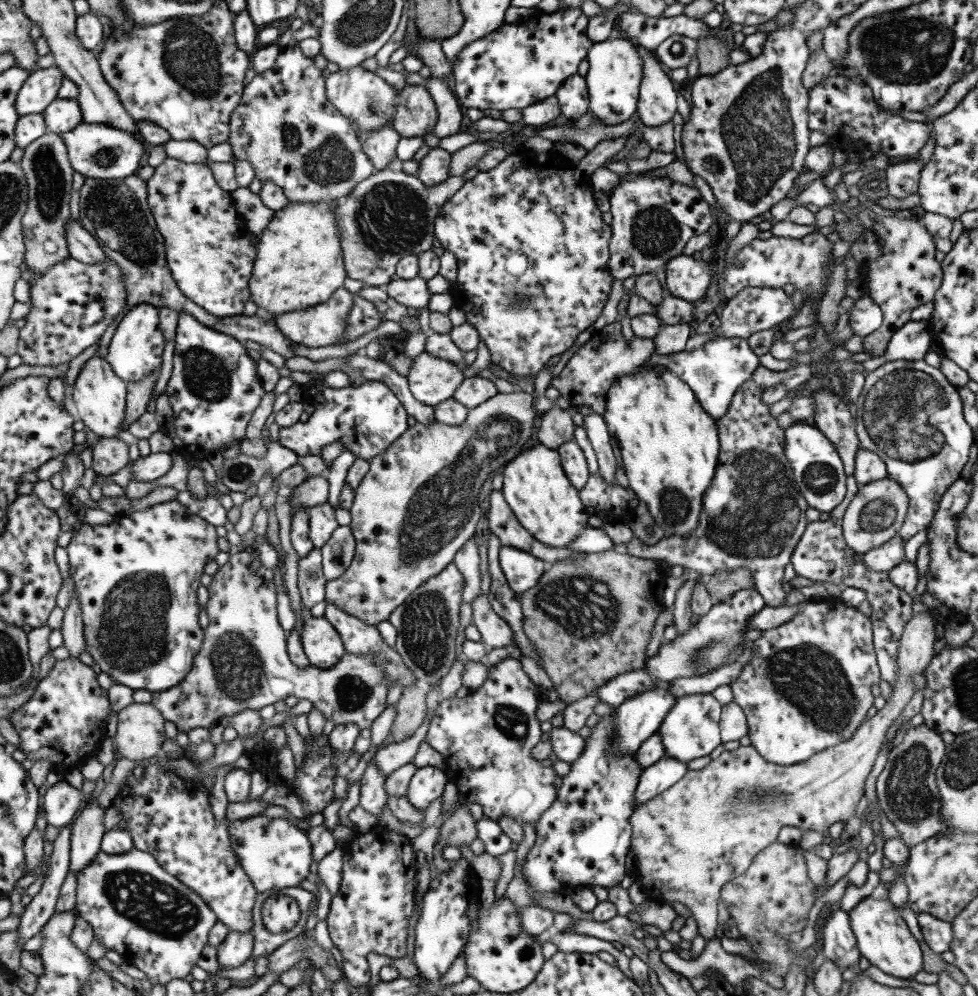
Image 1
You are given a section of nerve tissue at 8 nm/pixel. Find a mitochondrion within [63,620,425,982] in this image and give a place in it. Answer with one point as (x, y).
(153, 904)

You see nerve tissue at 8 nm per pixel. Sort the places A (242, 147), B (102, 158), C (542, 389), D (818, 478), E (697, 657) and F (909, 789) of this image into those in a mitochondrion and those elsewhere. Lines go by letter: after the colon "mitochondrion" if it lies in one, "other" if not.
A: other
B: mitochondrion
C: other
D: mitochondrion
E: mitochondrion
F: mitochondrion

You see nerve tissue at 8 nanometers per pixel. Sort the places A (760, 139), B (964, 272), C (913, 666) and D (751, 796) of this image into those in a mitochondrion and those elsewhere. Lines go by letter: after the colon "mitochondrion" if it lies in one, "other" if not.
A: mitochondrion
B: other
C: other
D: mitochondrion

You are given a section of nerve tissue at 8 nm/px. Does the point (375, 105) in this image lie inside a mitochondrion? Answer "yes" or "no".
yes

